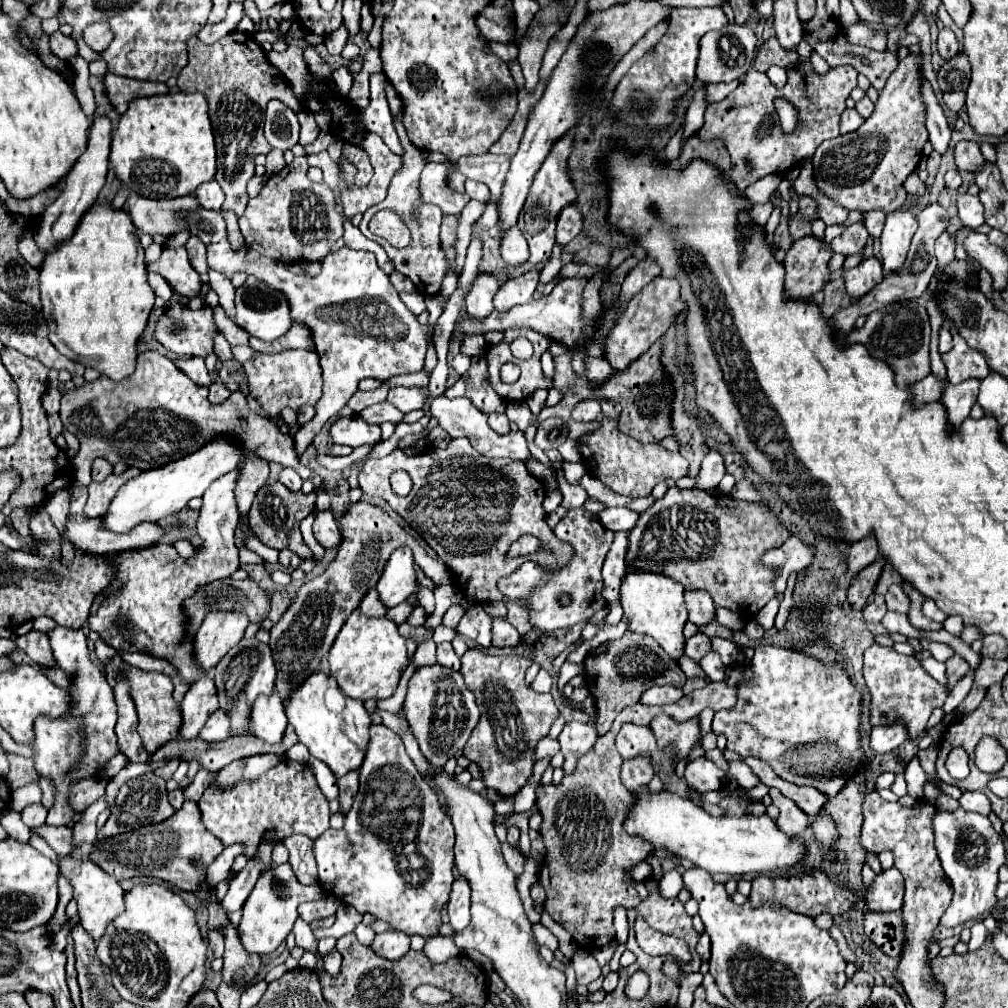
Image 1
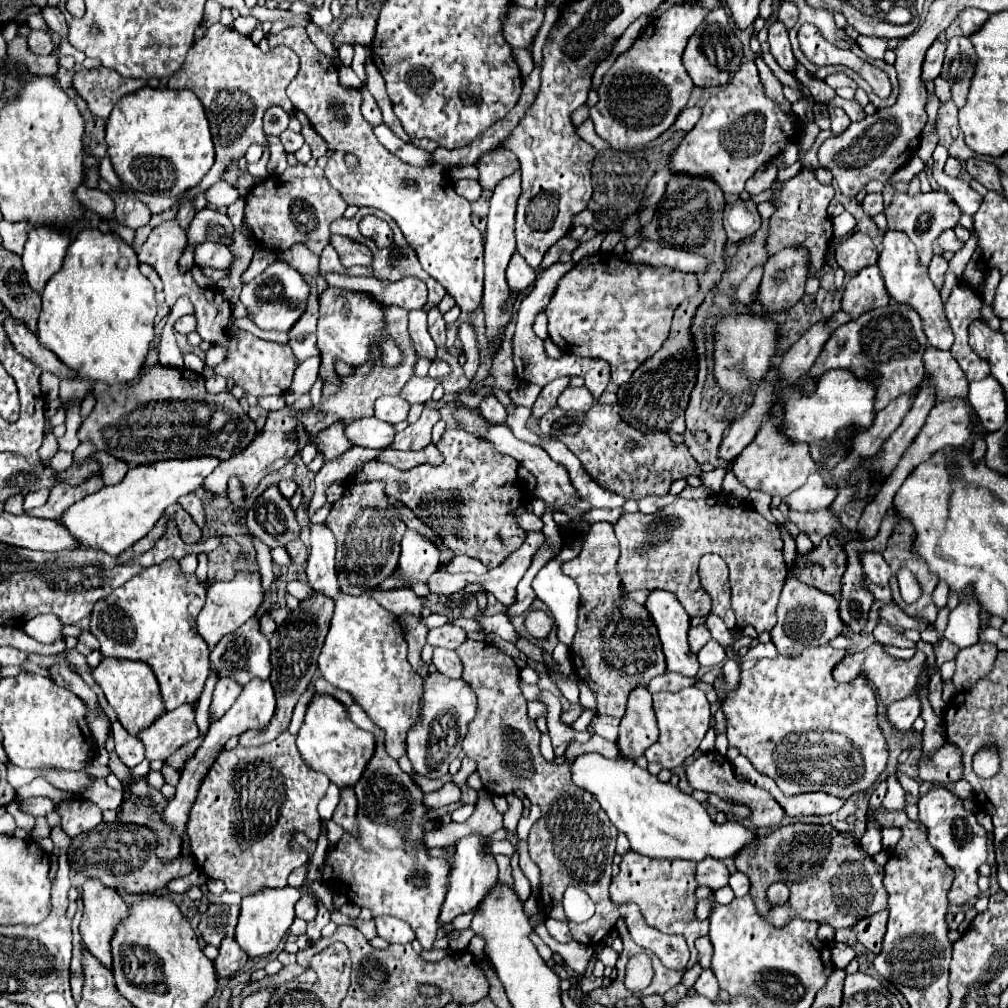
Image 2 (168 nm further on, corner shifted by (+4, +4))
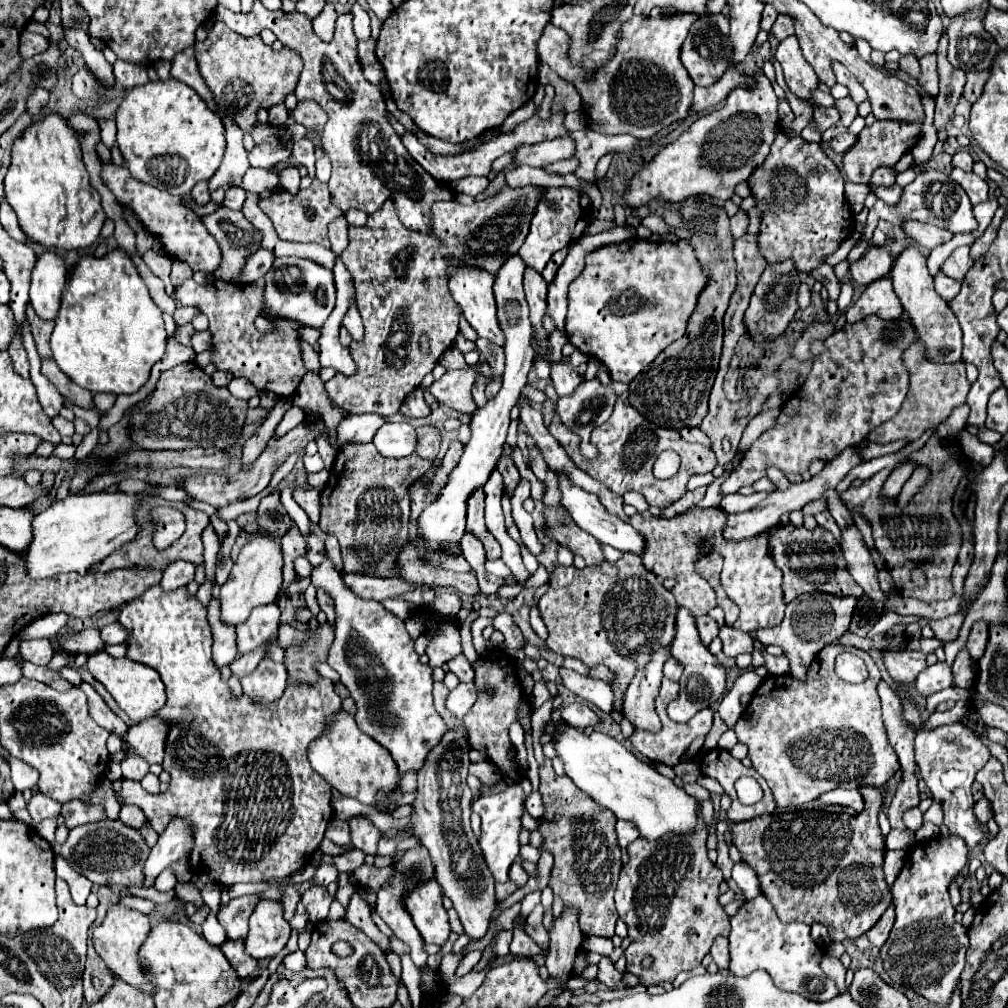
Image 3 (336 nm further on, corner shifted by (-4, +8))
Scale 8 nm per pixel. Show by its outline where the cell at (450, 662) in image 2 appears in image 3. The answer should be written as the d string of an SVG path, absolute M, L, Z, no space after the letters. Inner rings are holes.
M464 653L452 657L452 659L448 661L448 667L450 667L450 671L456 673L456 677L458 677L460 681L464 681L464 683L468 683L468 681L474 679L474 669L472 669L470 661L464 657Z

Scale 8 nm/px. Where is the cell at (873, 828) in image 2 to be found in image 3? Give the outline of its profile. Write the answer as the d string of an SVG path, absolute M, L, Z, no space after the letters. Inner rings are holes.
M892 829L886 837L886 849L902 849L910 839L914 839L914 833L910 829Z

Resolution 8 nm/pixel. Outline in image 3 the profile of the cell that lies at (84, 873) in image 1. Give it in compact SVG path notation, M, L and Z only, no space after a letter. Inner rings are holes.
M112 905L104 917L104 921L94 929L92 933L92 941L96 947L96 953L104 959L106 967L118 975L120 979L124 979L126 983L130 983L136 989L144 989L144 993L152 995L152 985L148 985L148 979L144 977L140 963L138 963L138 947L142 945L144 937L148 935L150 929L150 921L144 913L136 911L136 909L128 909L122 905Z

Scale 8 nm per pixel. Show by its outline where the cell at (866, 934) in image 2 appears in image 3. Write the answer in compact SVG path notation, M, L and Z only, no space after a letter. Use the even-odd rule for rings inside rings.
M890 905L884 911L884 915L876 921L876 925L866 933L868 939L870 939L870 943L874 943L876 947L882 947L886 943L886 939L888 939L888 933L892 929L892 923L894 923L894 907Z

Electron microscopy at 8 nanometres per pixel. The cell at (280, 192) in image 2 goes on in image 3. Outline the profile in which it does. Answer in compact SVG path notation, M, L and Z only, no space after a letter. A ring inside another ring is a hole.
M314 179L310 187L300 189L296 195L288 193L286 189L276 189L270 197L260 201L260 207L272 219L274 229L276 229L280 239L284 239L284 241L298 241L298 243L320 243L324 247L330 247L328 225L334 219L344 215L344 211L338 209L332 203L328 183L322 183L318 179Z

